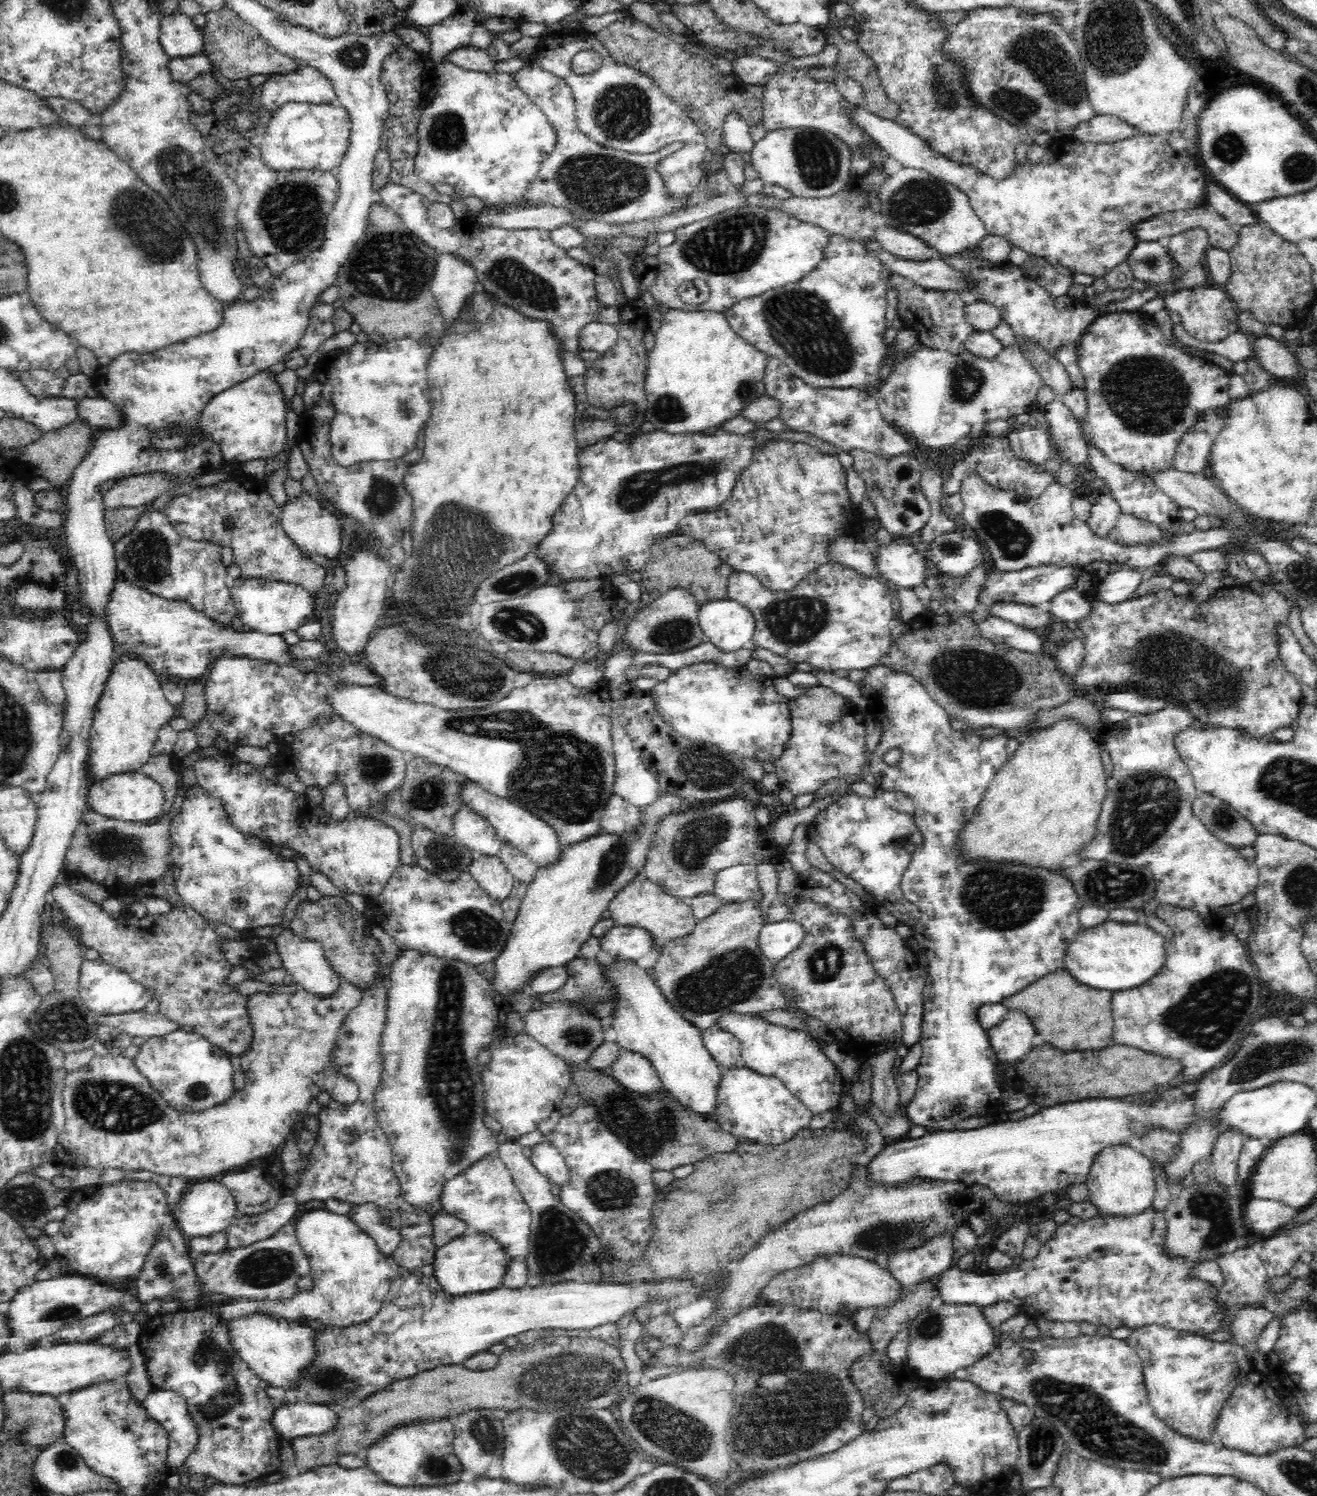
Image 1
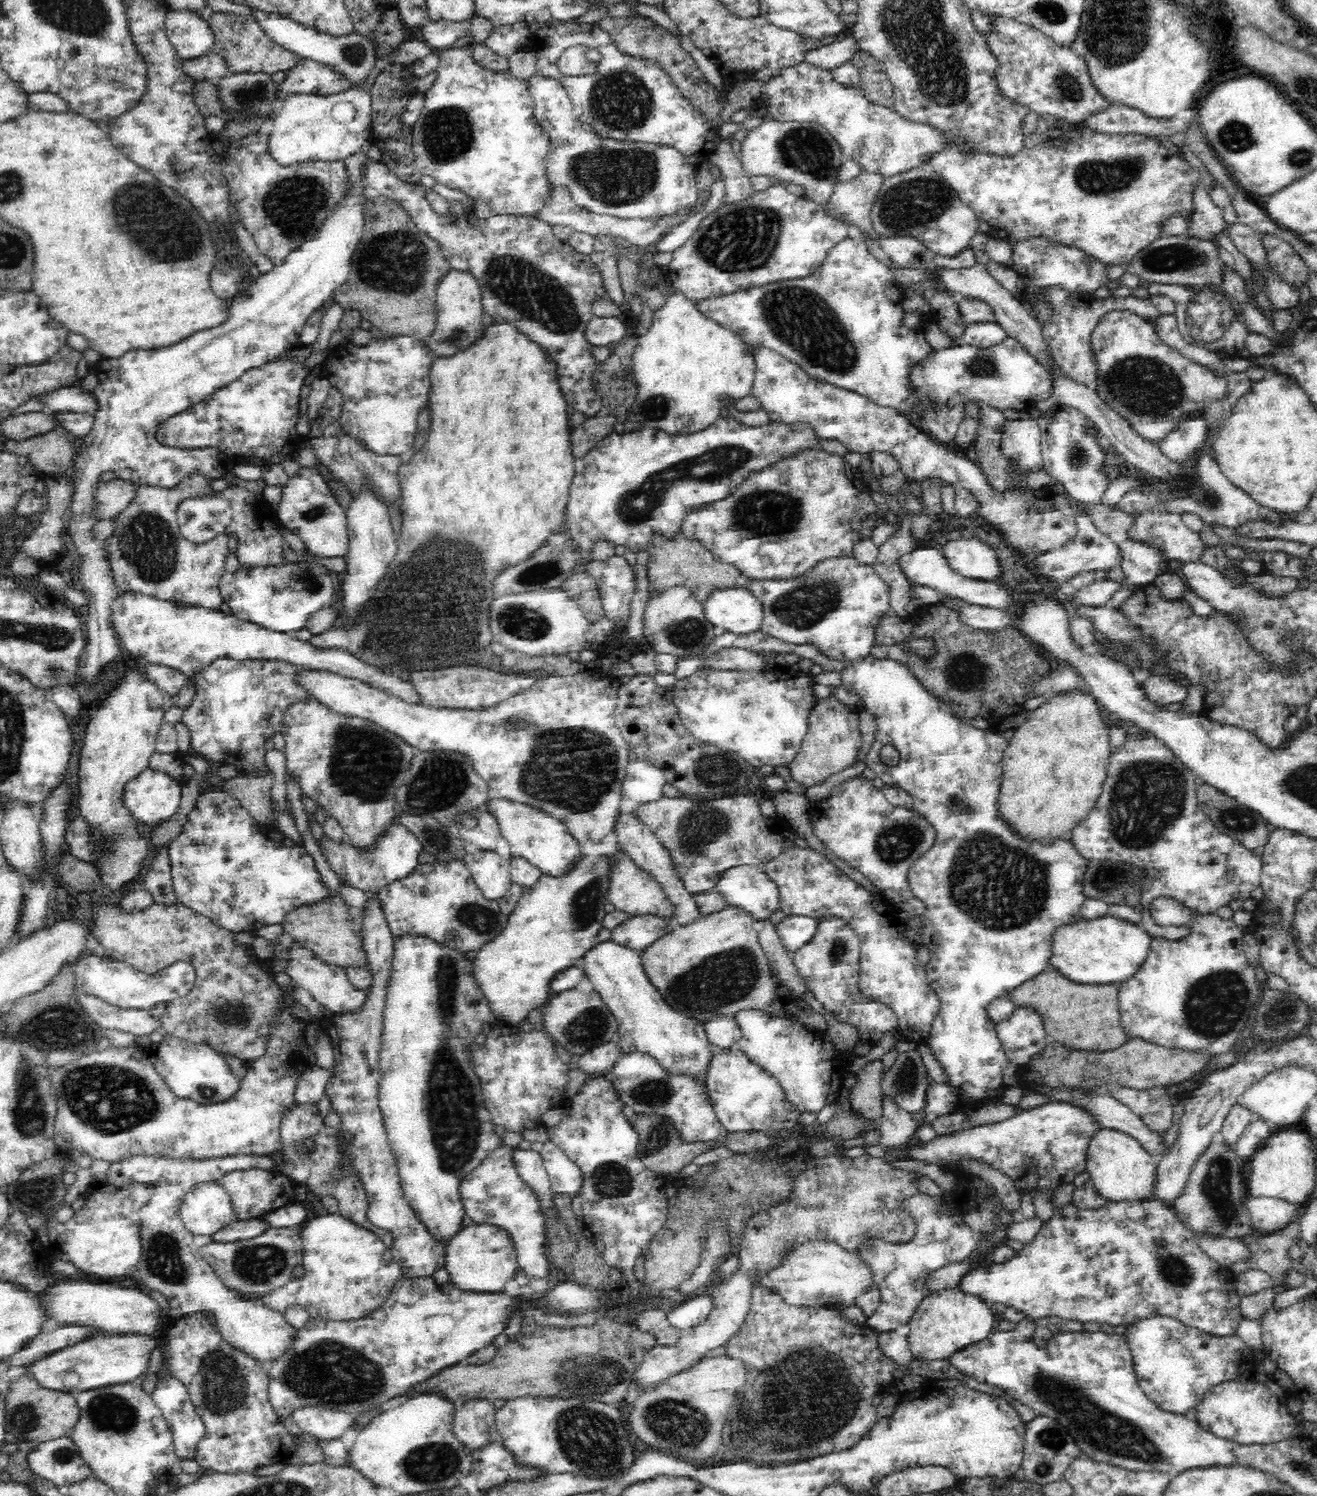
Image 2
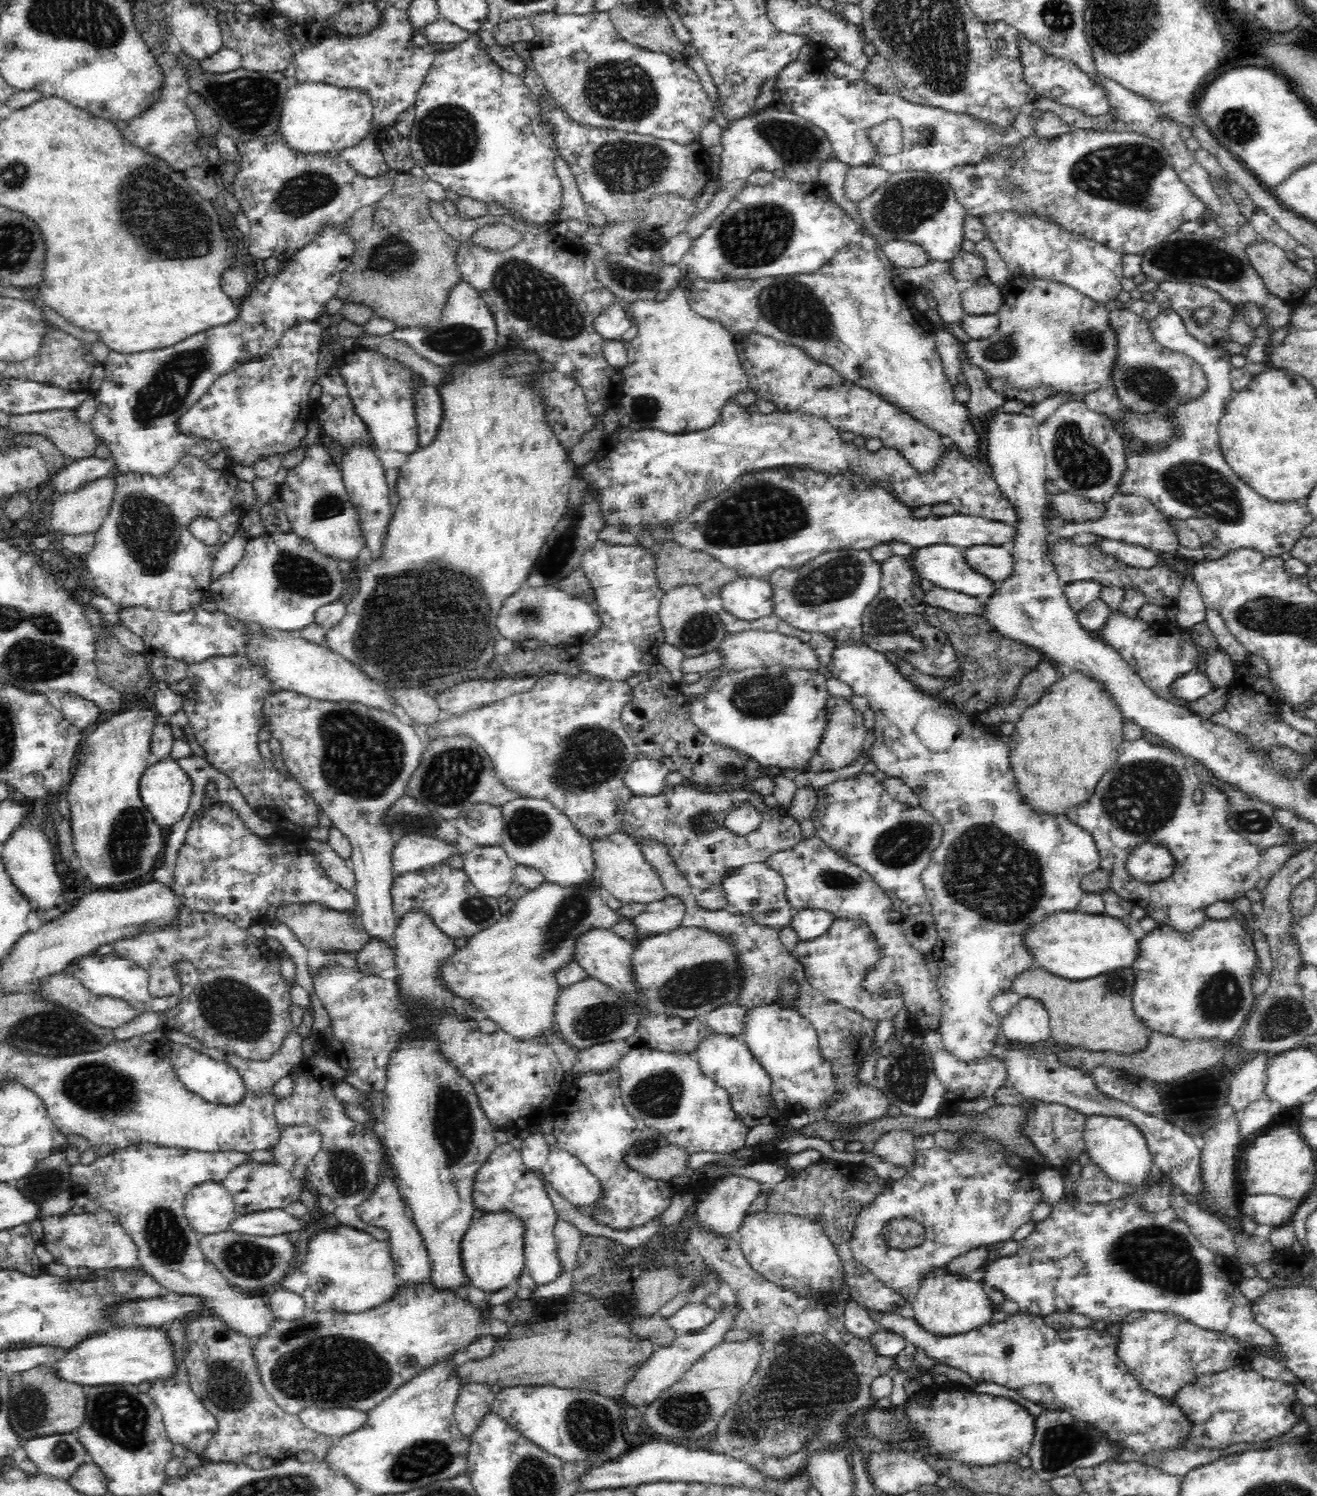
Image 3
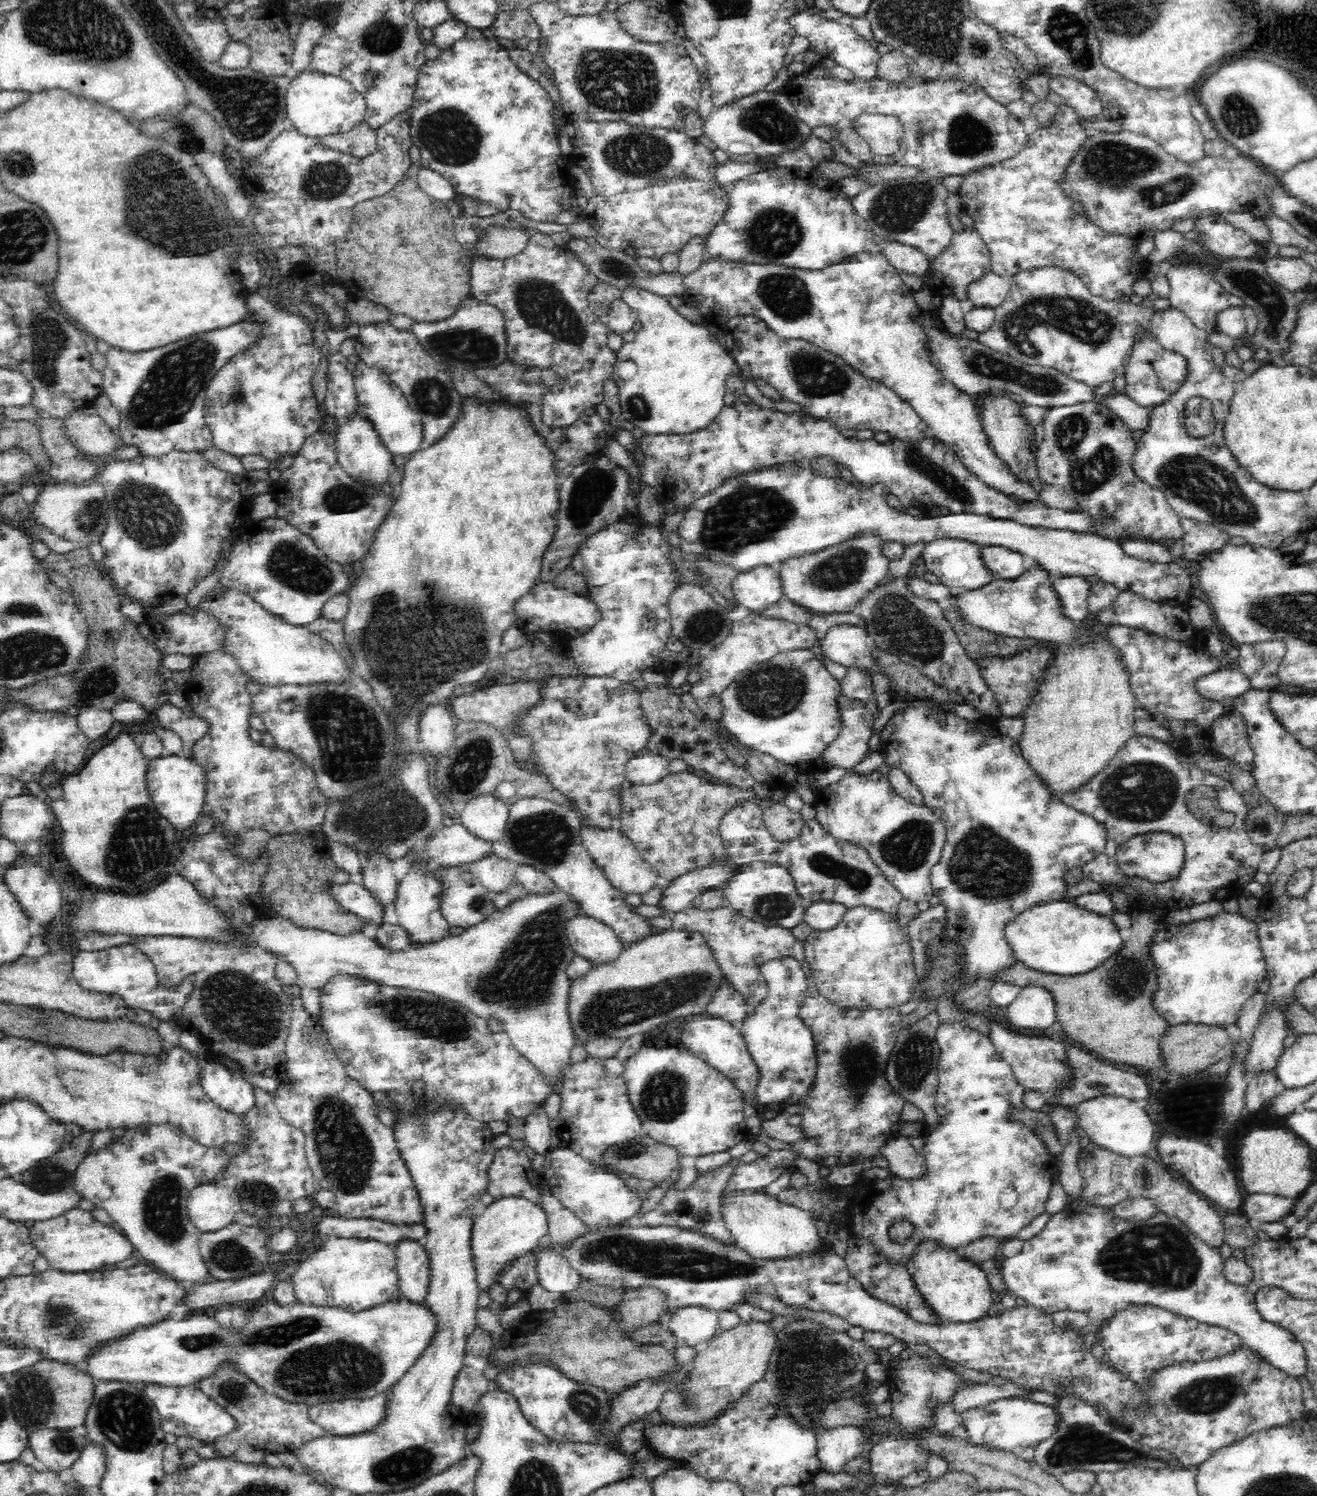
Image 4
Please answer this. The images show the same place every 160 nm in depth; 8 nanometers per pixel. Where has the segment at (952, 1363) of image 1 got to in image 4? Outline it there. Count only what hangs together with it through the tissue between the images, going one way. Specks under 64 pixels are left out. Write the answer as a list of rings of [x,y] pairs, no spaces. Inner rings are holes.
[[[922,1239],[910,1258],[916,1272],[914,1282],[924,1299],[946,1322],[975,1321],[988,1316],[992,1307],[992,1285],[980,1263],[968,1260],[957,1248],[942,1245],[934,1239]]]

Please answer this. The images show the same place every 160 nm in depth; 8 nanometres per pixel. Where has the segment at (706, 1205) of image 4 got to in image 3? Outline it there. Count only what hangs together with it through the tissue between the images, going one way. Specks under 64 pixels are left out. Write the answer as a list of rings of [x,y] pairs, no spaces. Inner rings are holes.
[[[694,1204],[692,1212],[685,1213],[678,1224],[671,1227],[664,1226],[662,1215],[656,1215],[640,1226],[627,1229],[614,1229],[608,1226],[604,1232],[606,1238],[630,1247],[640,1243],[648,1243],[654,1238],[662,1237],[668,1231],[681,1233],[686,1238],[686,1242],[691,1243],[700,1252],[700,1256],[704,1258],[703,1262],[720,1274],[720,1279],[728,1283],[735,1292],[735,1300],[740,1308],[733,1318],[732,1328],[753,1330],[756,1335],[754,1337],[760,1337],[760,1341],[762,1341],[762,1358],[760,1358],[756,1373],[748,1384],[752,1388],[746,1388],[742,1392],[744,1402],[736,1401],[733,1407],[724,1413],[717,1424],[717,1429],[710,1435],[710,1440],[676,1443],[745,1462],[752,1470],[763,1474],[766,1478],[779,1480],[794,1477],[805,1470],[806,1462],[804,1460],[813,1451],[824,1450],[824,1448],[841,1441],[844,1443],[841,1432],[845,1432],[848,1418],[852,1418],[852,1415],[856,1415],[859,1410],[873,1406],[875,1400],[871,1396],[871,1380],[879,1374],[888,1372],[890,1360],[880,1358],[869,1338],[856,1338],[845,1327],[842,1317],[830,1316],[826,1307],[818,1302],[809,1297],[802,1297],[796,1291],[786,1290],[756,1272],[744,1256],[736,1238],[732,1237],[730,1233],[706,1229],[704,1225],[700,1225],[696,1214],[697,1209]],[[784,1380],[788,1380],[788,1382],[784,1382]],[[776,1394],[778,1394],[778,1398],[784,1398],[784,1400],[772,1402],[772,1398],[776,1398]]]

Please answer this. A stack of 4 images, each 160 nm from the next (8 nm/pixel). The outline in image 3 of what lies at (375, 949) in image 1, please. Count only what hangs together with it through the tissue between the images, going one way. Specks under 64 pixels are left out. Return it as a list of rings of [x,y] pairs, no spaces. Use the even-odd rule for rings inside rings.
[[[291,902],[278,905],[275,920],[290,927],[307,949],[324,950],[332,947],[332,949],[358,952],[370,940],[359,912],[339,912],[319,902]]]

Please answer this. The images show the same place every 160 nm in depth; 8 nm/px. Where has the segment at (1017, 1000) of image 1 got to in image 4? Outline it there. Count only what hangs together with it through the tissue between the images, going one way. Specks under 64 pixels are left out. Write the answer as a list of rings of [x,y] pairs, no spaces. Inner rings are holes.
[[[1151,911],[1131,912],[1131,937],[1101,965],[1082,974],[1061,975],[1041,973],[1017,962],[999,968],[993,980],[1026,985],[1043,986],[1056,1000],[1056,1022],[1076,1043],[1102,1056],[1103,1061],[1129,1064],[1148,1070],[1162,1070],[1167,1066],[1161,1048],[1164,1036],[1171,1028],[1154,1006],[1158,990],[1158,973],[1152,957],[1155,936],[1164,925],[1162,915]]]

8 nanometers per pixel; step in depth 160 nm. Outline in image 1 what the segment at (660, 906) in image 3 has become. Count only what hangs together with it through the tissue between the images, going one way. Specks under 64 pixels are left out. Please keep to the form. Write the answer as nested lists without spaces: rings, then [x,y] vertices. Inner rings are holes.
[[[614,925],[599,938],[601,949],[612,957],[637,961],[654,950],[654,933],[643,926]]]

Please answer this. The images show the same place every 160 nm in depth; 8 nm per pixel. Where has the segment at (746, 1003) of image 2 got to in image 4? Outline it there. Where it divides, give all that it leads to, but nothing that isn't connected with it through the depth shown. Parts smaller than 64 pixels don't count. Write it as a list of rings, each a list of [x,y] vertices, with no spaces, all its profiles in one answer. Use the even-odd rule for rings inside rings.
[[[672,928],[660,932],[660,934],[654,934],[654,936],[648,936],[632,944],[632,946],[625,946],[611,961],[599,962],[593,965],[584,976],[575,978],[572,981],[570,994],[568,996],[568,1013],[570,1013],[570,1021],[572,1021],[575,1037],[579,1043],[585,1043],[596,1038],[608,1036],[609,1038],[620,1038],[626,1040],[635,1034],[645,1033],[652,1031],[660,1025],[669,1022],[677,1017],[692,1016],[694,1014],[700,1014],[706,1011],[707,1002],[712,998],[713,990],[721,979],[722,973],[719,968],[719,964],[715,959],[715,956],[711,952],[711,948],[708,946],[707,940],[703,934],[697,932],[690,932],[687,930],[674,930]]]

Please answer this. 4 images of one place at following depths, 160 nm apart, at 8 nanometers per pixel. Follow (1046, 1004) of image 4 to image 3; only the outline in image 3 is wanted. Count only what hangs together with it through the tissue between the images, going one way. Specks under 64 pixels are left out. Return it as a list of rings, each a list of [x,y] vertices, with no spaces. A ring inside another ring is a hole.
[[[1021,998],[1002,1018],[1001,1027],[1010,1043],[1034,1045],[1051,1036],[1050,1015],[1036,998]]]

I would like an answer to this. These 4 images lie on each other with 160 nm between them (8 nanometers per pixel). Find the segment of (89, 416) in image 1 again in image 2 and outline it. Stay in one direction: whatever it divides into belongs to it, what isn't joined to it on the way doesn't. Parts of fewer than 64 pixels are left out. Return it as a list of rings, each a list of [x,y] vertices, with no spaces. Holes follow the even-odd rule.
[[[64,387],[35,394],[42,402],[42,412],[95,413],[97,409],[95,394],[83,387]]]

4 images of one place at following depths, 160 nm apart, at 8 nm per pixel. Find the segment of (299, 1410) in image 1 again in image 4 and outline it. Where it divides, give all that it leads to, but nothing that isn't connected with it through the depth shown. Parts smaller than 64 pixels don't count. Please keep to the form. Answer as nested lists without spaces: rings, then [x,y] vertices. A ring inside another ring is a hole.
[[[384,1389],[366,1398],[343,1398],[319,1402],[309,1406],[312,1421],[326,1434],[350,1436],[374,1430],[384,1422],[390,1404],[390,1389]]]

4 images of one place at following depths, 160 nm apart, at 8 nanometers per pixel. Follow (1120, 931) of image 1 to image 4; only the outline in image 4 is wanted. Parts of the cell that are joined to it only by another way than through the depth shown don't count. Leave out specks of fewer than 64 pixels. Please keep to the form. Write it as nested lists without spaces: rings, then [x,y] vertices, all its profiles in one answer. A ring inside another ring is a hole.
[[[1064,899],[1036,903],[1003,924],[1004,940],[1017,962],[1041,973],[1061,975],[1082,974],[1101,965],[1124,942],[1118,931],[1110,917]]]

